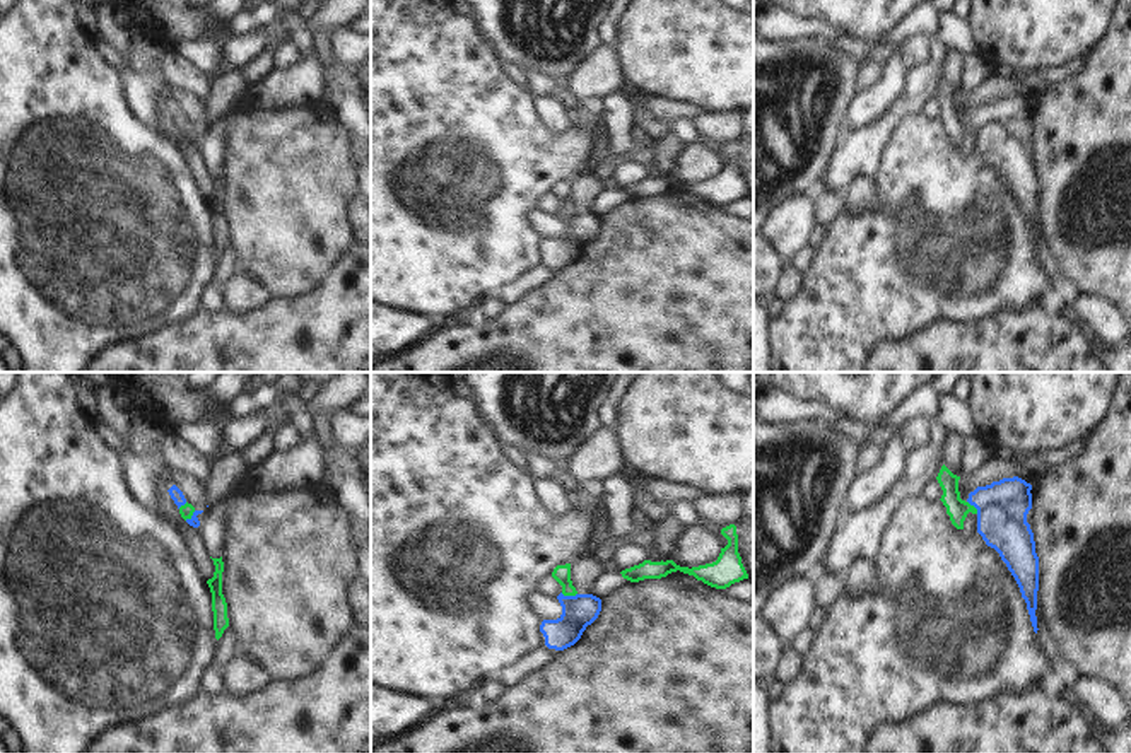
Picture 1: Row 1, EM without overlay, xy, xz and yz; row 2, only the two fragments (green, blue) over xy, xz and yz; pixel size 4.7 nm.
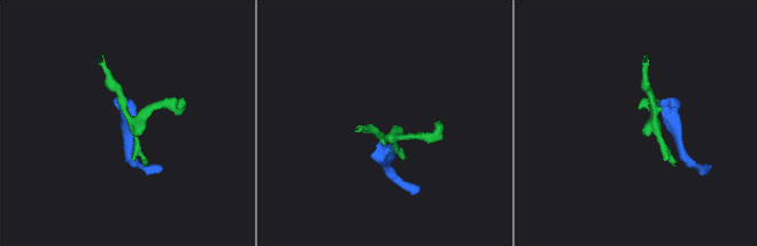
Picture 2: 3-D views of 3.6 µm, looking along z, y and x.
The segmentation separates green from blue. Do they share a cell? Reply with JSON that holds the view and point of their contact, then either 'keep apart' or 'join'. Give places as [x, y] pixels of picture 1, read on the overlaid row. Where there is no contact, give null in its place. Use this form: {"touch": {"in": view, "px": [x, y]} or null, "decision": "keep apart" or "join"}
{"touch": {"in": "xz", "px": [569, 595]}, "decision": "keep apart"}

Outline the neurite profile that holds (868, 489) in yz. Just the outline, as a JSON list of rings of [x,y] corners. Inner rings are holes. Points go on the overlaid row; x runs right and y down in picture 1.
[[[900,434],[885,446],[882,461],[866,473],[859,473],[847,488],[847,507],[864,511],[882,502],[905,473],[905,449]]]

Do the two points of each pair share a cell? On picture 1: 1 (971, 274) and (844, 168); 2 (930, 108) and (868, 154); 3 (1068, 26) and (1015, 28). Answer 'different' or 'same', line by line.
1: different
2: different
3: same

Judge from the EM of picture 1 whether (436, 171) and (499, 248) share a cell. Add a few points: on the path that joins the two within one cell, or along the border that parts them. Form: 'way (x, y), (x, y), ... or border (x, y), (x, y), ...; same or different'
way (450, 190), (450, 198), (480, 229); same

